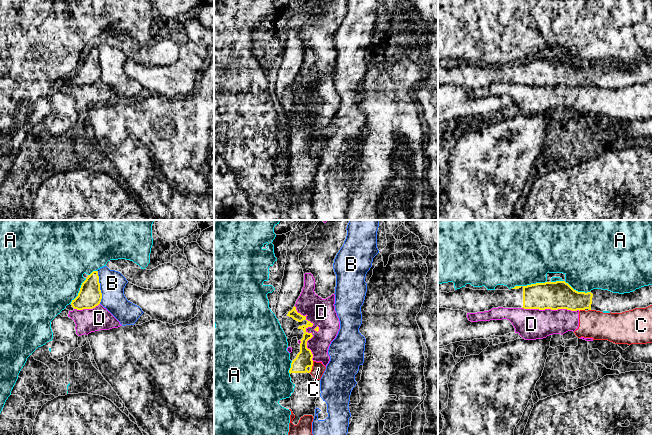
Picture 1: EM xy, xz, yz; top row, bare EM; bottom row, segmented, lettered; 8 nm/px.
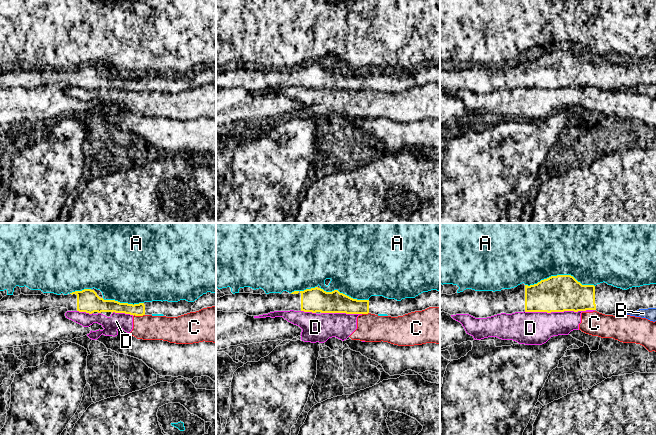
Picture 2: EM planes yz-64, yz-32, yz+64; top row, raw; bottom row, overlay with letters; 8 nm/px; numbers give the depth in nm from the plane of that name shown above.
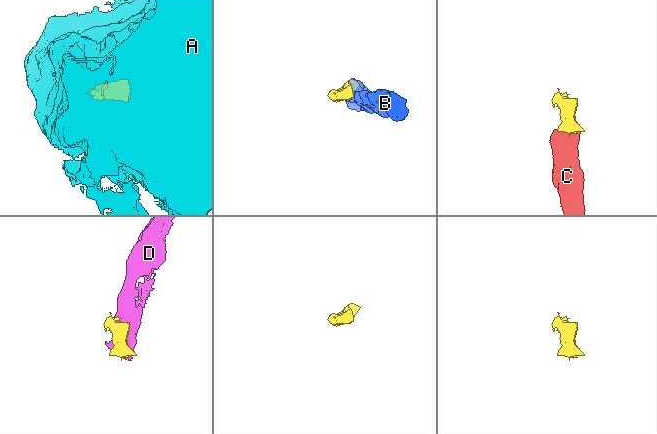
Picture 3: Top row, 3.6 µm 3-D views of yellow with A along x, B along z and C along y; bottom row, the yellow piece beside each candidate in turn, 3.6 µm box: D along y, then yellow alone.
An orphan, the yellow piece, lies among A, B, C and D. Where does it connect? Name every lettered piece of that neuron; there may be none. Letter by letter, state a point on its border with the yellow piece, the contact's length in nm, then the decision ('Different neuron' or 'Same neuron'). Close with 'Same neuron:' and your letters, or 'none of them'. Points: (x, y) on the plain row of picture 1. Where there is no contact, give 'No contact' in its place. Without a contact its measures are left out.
A: Touches yellow at yz (569, 61). Shared border 320 nm. Different neuron
B: Touches yellow at xy (99, 63). Shared border 280 nm. Different neuron
C: Touches yellow at xz (311, 143). Shared border 100 nm. Different neuron
D: Touches yellow at xz (307, 108). Shared border 460 nm. Different neuron
Same neuron: none of them

